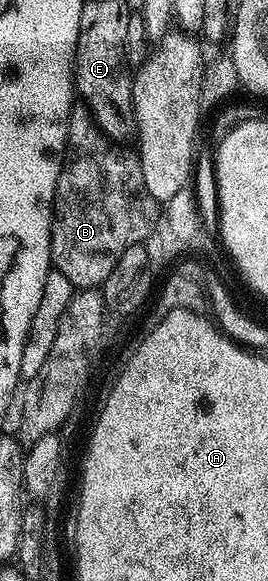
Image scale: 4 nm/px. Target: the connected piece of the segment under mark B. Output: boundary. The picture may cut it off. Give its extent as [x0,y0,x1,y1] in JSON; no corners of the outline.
[50,104,160,290]

